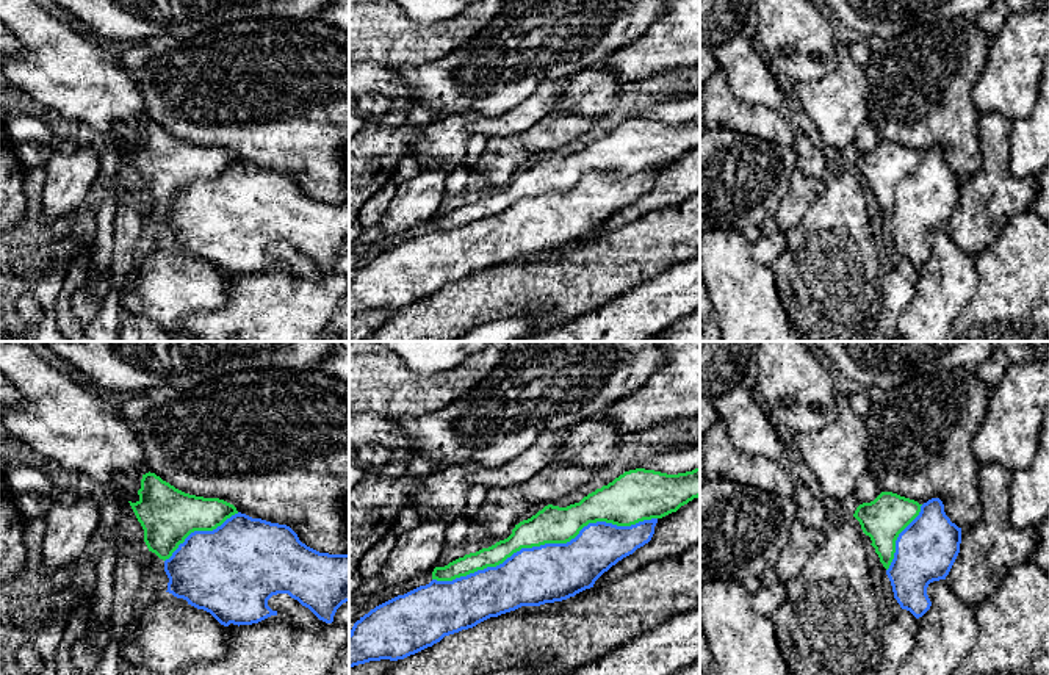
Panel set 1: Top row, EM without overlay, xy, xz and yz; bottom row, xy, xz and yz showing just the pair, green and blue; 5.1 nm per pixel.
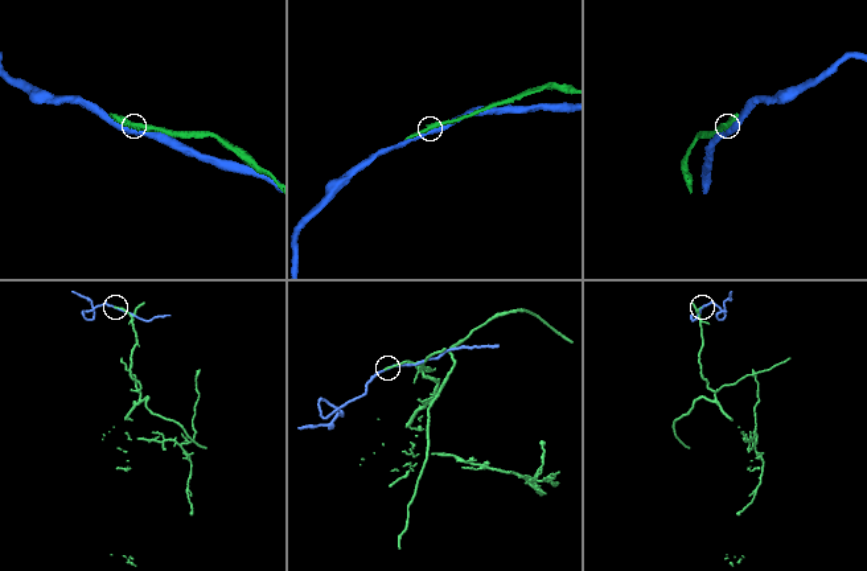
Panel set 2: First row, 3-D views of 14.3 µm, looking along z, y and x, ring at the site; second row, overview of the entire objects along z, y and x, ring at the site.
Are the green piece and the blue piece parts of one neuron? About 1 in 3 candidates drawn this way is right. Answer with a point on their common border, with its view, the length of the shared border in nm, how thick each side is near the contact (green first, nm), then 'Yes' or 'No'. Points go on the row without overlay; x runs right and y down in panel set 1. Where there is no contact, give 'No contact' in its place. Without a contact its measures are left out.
Touches green at xz (544, 193). Shared border 1200 nm. Thickness 190 nm (green) against 300 nm. No

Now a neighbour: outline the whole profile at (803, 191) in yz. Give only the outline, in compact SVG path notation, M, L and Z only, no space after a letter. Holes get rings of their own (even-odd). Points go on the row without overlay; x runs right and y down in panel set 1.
M794 172L783 194L780 210L773 216L775 226L781 232L797 227L808 210L819 200L820 179Z

